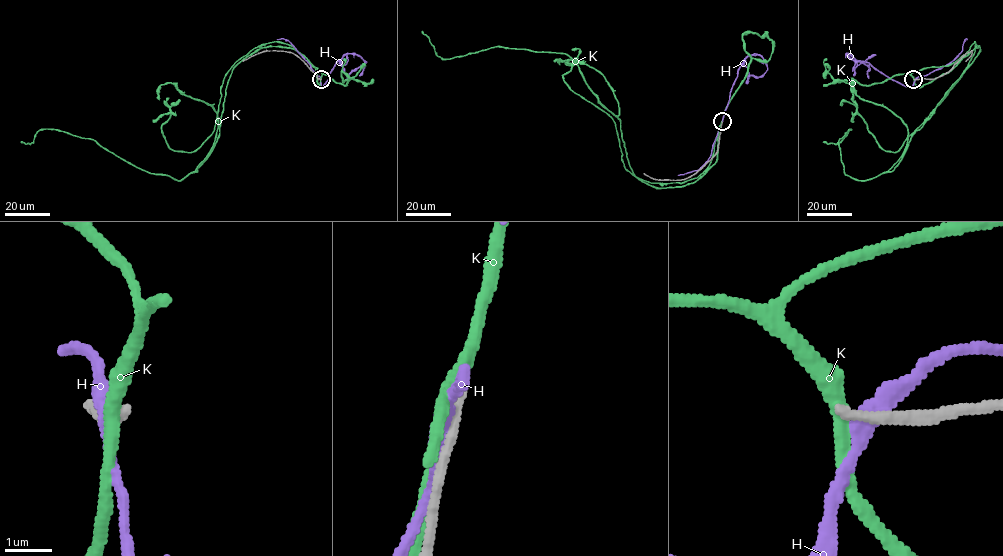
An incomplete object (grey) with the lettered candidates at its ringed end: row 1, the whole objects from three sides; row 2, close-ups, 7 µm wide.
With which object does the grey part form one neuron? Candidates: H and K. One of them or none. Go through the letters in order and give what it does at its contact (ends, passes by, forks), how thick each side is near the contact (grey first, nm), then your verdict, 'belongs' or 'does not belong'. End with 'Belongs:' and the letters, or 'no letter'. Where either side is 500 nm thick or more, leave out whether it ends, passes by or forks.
H: it passes by; 280 nm thick on the grey side, 360 nm on the other; does not belong
K: it passes by; 220 nm thick on the grey side, 360 nm on the other; does not belong
Belongs: no letter

